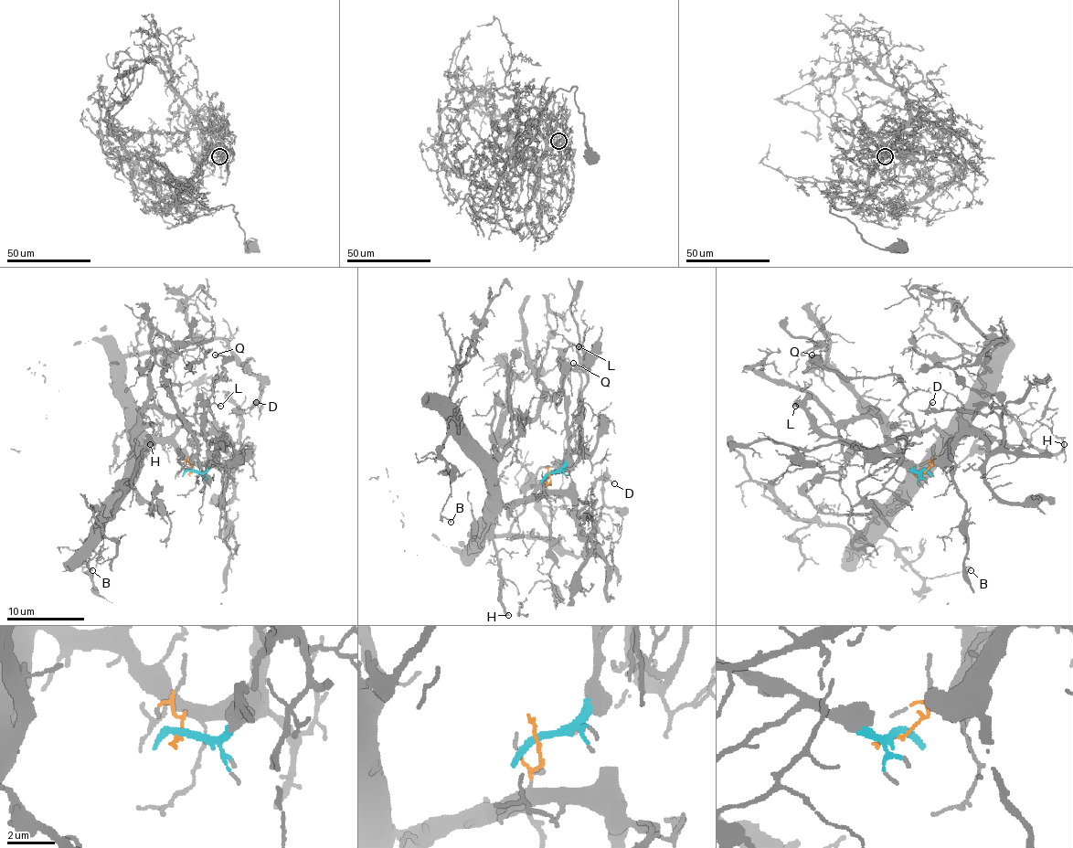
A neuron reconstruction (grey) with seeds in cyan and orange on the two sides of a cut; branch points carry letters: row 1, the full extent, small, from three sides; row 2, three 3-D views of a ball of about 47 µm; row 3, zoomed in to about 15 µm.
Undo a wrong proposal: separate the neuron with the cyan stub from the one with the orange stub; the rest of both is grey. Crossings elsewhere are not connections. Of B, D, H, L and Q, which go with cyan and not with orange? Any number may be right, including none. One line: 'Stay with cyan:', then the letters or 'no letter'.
Stay with cyan: L

